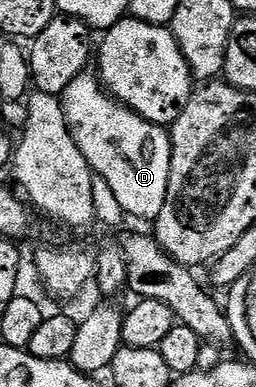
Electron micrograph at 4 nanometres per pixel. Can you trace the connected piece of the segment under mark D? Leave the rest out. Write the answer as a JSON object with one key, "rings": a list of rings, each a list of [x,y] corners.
{"rings":[[[82,74],[67,86],[63,94],[66,121],[69,133],[75,138],[83,158],[87,158],[90,168],[111,186],[116,201],[122,207],[124,215],[138,216],[141,220],[156,221],[159,210],[163,210],[163,202],[167,198],[167,182],[171,174],[171,146],[173,141],[170,133],[160,124],[147,122],[139,114],[135,114],[119,100],[113,99],[103,87],[96,75]]]}

